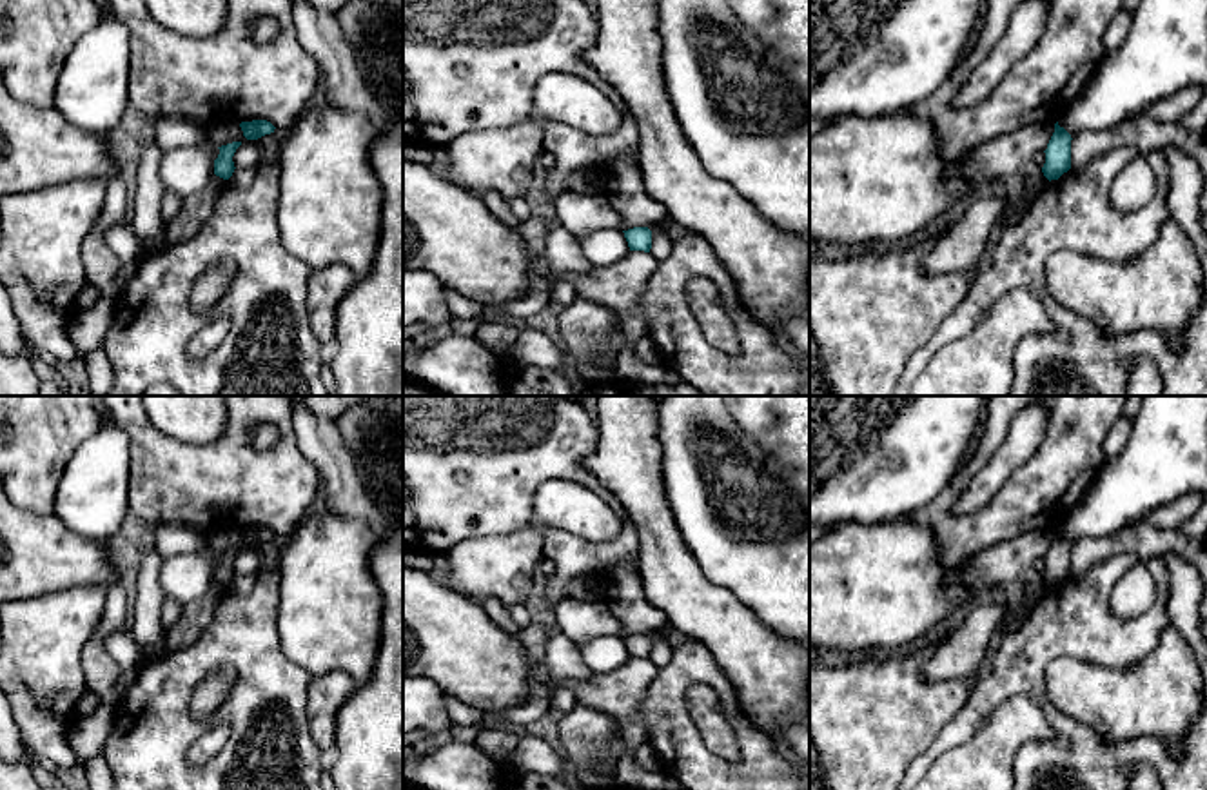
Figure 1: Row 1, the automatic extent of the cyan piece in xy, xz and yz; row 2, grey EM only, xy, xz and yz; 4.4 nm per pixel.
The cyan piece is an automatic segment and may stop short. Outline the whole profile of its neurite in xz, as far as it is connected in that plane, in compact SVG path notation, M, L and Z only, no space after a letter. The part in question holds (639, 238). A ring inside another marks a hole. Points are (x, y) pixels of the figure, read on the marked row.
M633 227L623 231L628 242L630 251L644 251L650 252L652 249L652 231L648 227Z

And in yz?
M1055 123L1055 133L1047 143L1045 163L1042 167L1044 176L1051 180L1058 180L1064 173L1071 169L1071 134Z

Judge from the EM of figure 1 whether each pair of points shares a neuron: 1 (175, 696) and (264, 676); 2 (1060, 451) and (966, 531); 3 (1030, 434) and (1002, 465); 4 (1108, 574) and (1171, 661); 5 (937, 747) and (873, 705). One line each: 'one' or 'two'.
1: one
2: one
3: one
4: two
5: two

